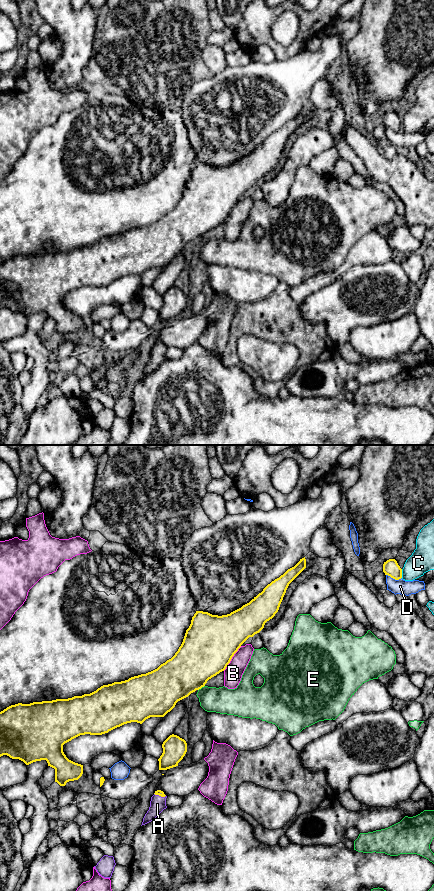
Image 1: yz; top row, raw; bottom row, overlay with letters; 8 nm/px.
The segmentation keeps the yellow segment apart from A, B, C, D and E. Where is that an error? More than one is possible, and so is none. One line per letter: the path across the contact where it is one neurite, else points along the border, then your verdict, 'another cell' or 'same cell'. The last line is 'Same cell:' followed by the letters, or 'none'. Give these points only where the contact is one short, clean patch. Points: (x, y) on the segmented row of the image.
A: runs through yz (158, 792), (160, 795), (157, 804); same cell
B: another cell
C: border along yz (401, 569), (402, 577); another cell
D: another cell
E: another cell
Same cell: A

